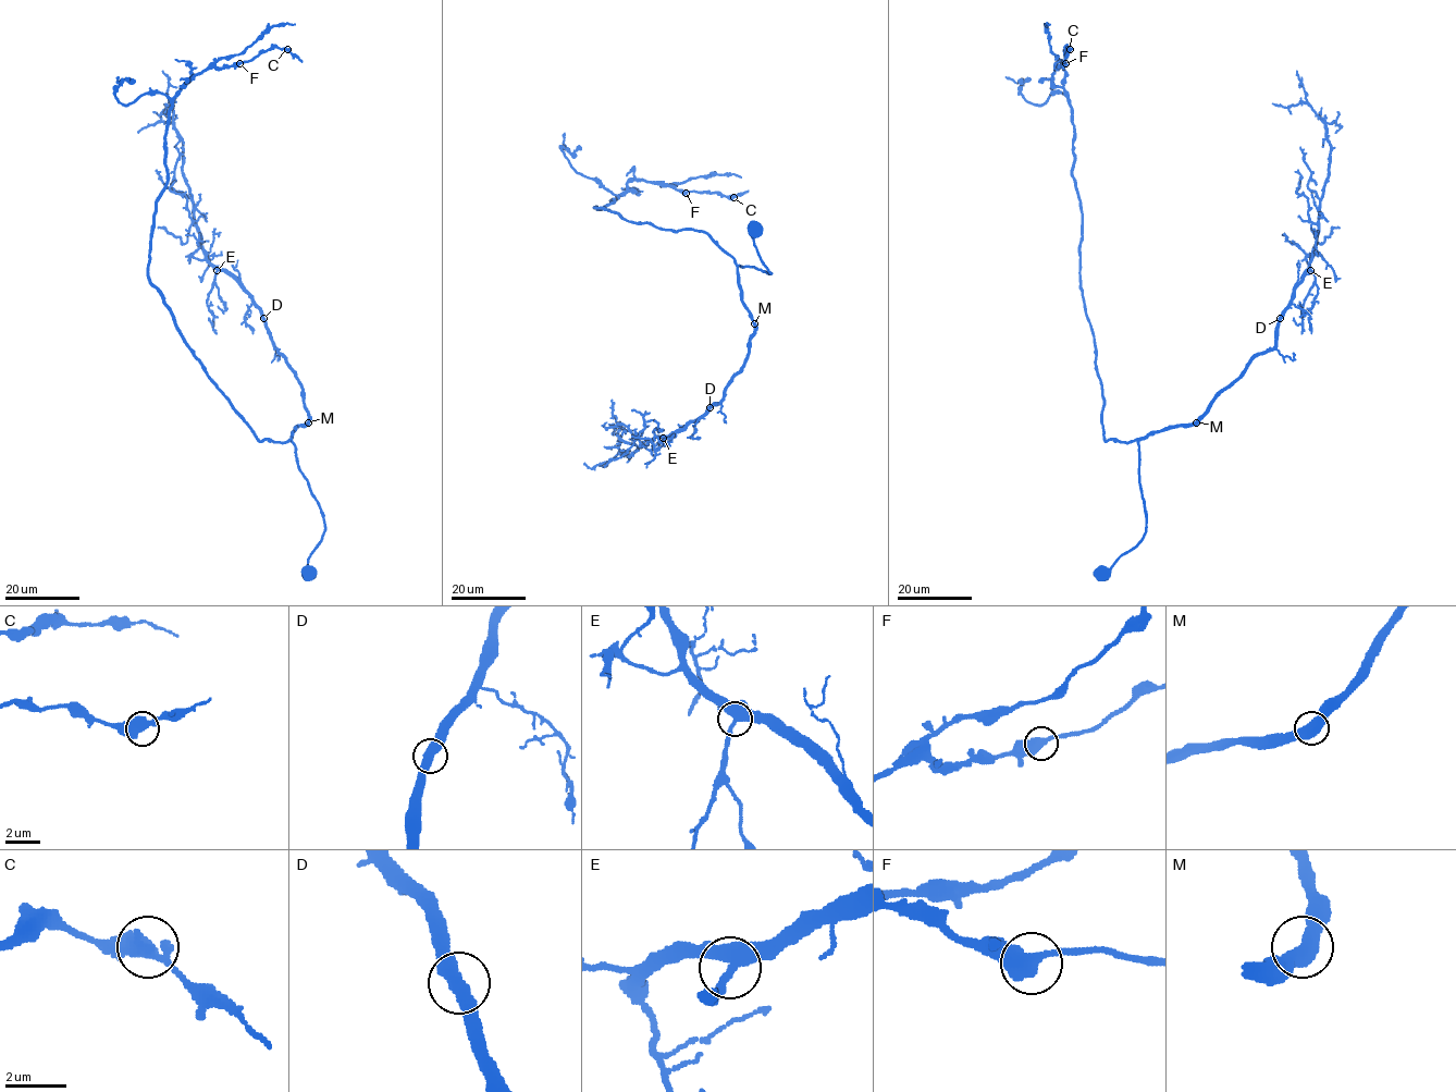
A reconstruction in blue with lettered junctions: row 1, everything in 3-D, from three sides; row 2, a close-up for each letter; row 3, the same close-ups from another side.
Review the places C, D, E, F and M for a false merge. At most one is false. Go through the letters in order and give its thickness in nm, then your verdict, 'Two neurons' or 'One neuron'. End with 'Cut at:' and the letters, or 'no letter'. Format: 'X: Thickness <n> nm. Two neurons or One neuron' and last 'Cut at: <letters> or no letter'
C: Thickness 550 nm. One neuron
D: Thickness 480 nm. One neuron
E: Thickness 440 nm. One neuron
F: Thickness 500 nm. One neuron
M: Thickness 500 nm. One neuron
Cut at: no letter

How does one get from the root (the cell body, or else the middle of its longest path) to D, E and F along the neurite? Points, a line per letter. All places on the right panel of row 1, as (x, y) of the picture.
D: (1105, 572), (1132, 550), (1146, 531), (1138, 442), (1149, 434), (1194, 424), (1255, 357), (1273, 347), (1280, 318)
E: (1105, 572), (1146, 531), (1138, 442), (1194, 424), (1255, 357), (1270, 351), (1293, 290), (1310, 270)
F: (1105, 572), (1142, 539), (1146, 508), (1138, 440), (1103, 437), (1080, 282), (1072, 108), (1052, 82), (1065, 63)

